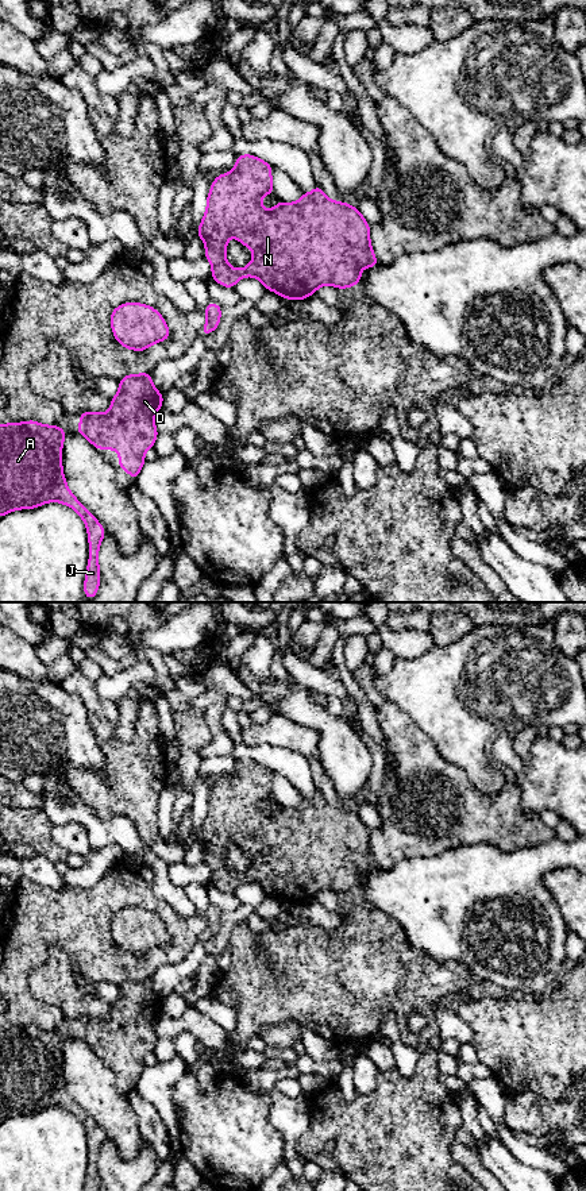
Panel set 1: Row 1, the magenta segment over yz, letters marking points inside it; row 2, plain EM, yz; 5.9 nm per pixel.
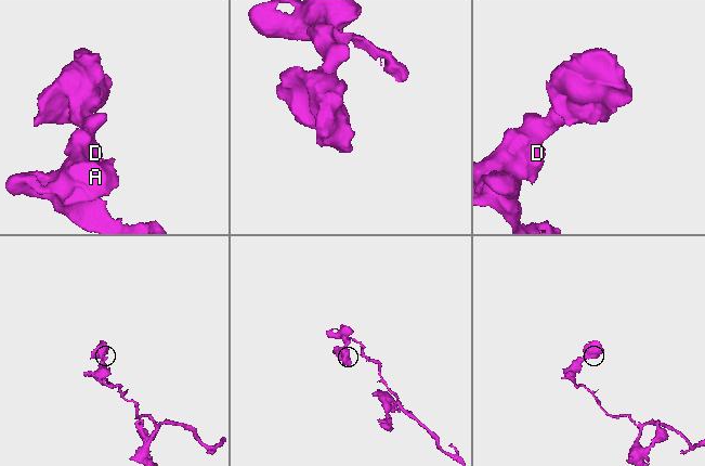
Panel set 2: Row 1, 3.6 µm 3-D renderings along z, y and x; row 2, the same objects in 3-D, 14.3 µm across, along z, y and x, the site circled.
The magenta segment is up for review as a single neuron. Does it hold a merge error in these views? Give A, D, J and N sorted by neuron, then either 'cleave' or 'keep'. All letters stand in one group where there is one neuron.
A D J N | keep

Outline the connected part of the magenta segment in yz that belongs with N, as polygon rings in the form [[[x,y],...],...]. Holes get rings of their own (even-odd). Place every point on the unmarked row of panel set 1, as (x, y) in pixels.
[[[248,758],[238,760],[235,770],[234,775],[213,785],[197,835],[197,843],[205,845],[204,862],[212,871],[211,883],[217,889],[234,894],[240,883],[257,882],[266,895],[301,906],[323,890],[334,890],[339,895],[358,891],[361,874],[379,870],[370,849],[370,830],[358,813],[331,806],[316,789],[312,798],[302,795],[297,808],[279,805],[273,814],[265,816],[261,803],[274,798],[271,770]],[[231,841],[254,856],[252,866],[244,874],[232,874],[225,864]]]

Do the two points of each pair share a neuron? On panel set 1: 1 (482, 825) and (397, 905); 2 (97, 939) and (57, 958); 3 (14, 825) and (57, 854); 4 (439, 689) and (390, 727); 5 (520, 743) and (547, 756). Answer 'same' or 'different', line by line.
1: different
2: different
3: same
4: different
5: different

